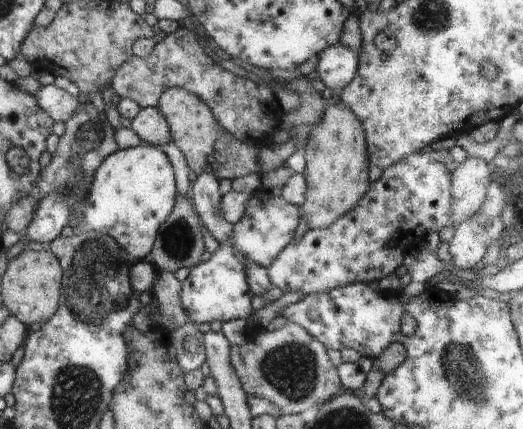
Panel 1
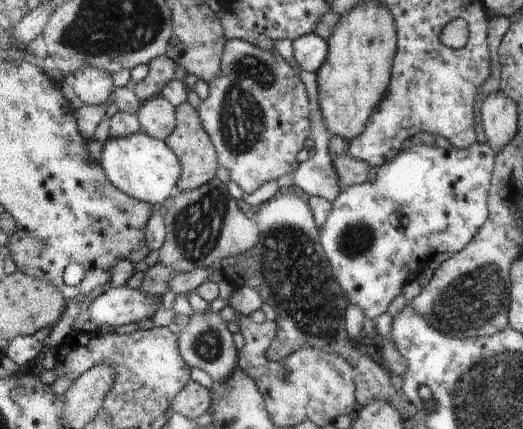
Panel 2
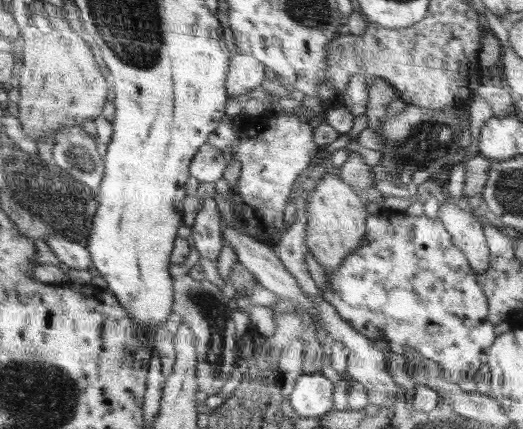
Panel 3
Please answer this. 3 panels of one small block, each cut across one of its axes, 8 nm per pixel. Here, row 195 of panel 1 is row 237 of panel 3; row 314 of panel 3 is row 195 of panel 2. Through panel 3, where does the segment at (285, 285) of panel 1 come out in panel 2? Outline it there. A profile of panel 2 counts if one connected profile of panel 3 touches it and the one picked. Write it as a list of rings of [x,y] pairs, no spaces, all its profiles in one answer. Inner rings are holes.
[[[474,142],[468,148],[459,149],[452,147],[448,150],[436,146],[429,147],[422,144],[412,144],[407,150],[401,150],[391,161],[379,166],[377,177],[374,182],[366,181],[361,185],[346,187],[331,202],[332,210],[325,220],[324,226],[319,228],[319,241],[321,247],[328,257],[330,268],[333,270],[335,279],[342,287],[346,298],[350,304],[355,304],[363,313],[366,319],[375,319],[377,316],[387,312],[392,300],[402,293],[407,283],[417,280],[419,274],[426,269],[433,254],[440,252],[450,252],[456,254],[460,252],[473,238],[480,227],[488,220],[489,210],[487,207],[487,196],[493,177],[496,152],[488,143]]]

